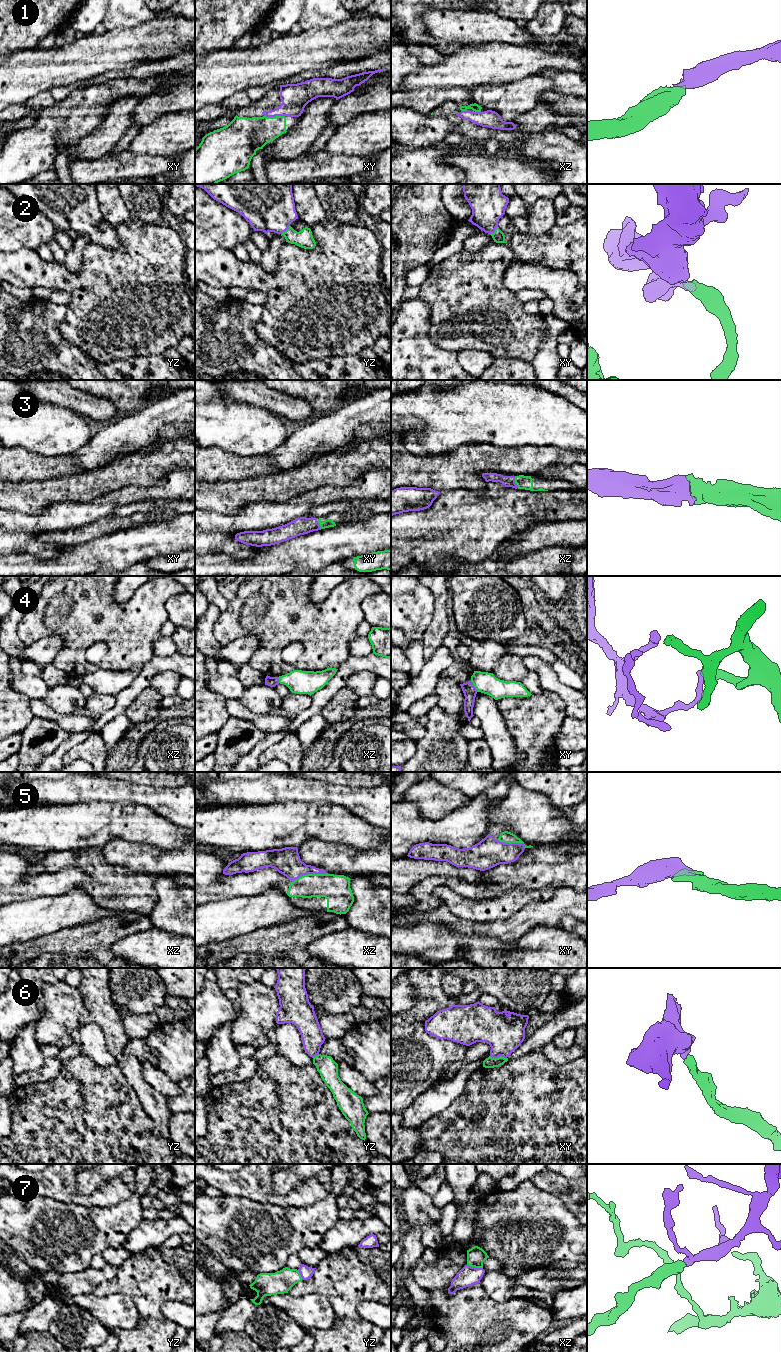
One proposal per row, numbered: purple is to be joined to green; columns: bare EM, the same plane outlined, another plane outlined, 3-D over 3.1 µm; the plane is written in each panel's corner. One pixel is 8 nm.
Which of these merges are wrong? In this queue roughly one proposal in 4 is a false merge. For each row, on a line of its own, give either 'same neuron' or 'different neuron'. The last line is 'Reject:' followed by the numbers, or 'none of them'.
1: same neuron
2: same neuron
3: same neuron
4: different neuron
5: same neuron
6: same neuron
7: same neuron
Reject: 4

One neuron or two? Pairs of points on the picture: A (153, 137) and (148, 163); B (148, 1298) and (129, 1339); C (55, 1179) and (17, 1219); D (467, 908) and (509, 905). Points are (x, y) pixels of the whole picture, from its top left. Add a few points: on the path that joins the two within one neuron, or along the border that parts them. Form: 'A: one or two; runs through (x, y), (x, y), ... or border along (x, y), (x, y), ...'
A: two; border along (127, 151), (156, 156)
B: one; runs through (149, 1309), (150, 1321), (140, 1331)
C: two; border along (42, 1195), (65, 1202)
D: one; runs through (477, 908), (499, 907)

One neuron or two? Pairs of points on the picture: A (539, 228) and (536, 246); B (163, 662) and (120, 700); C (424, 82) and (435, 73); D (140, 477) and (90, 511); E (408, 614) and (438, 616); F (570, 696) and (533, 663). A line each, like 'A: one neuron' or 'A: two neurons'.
A: two neurons
B: one neuron
C: one neuron
D: two neurons
E: two neurons
F: one neuron

